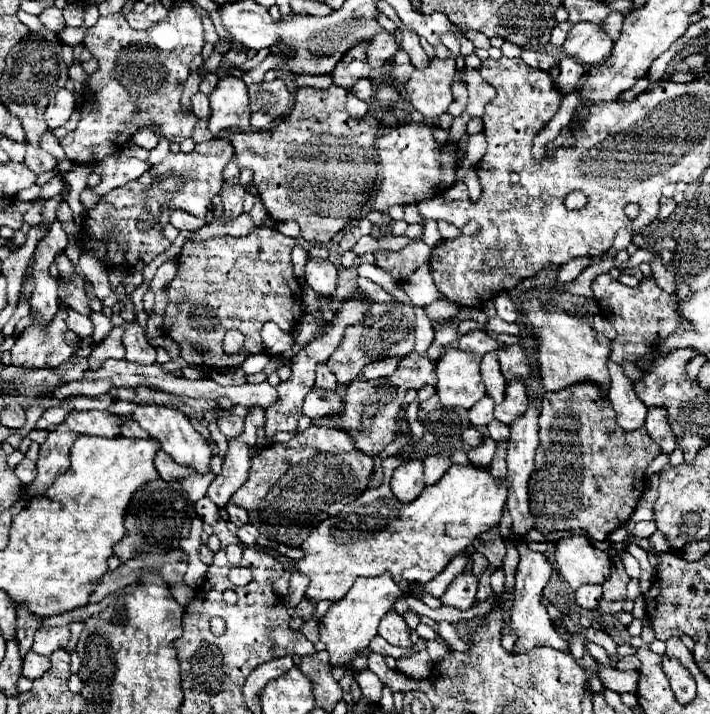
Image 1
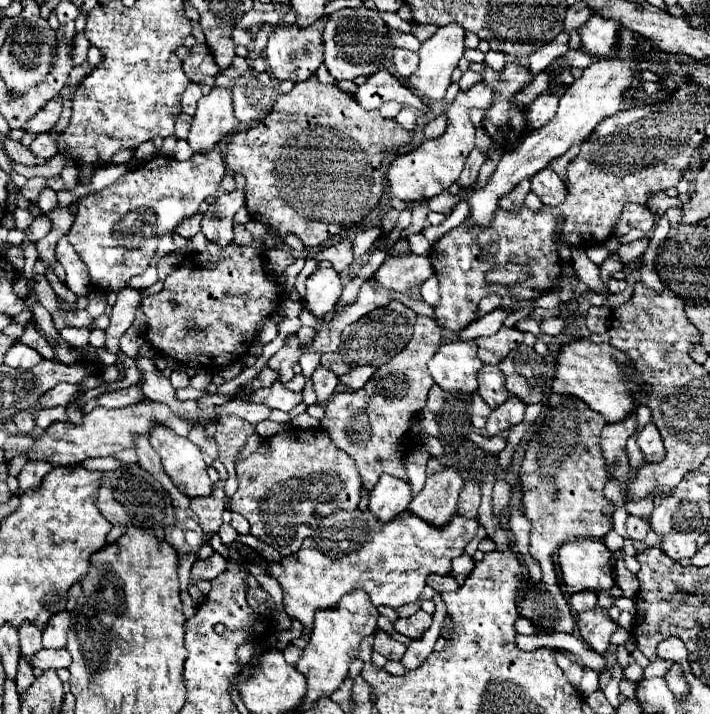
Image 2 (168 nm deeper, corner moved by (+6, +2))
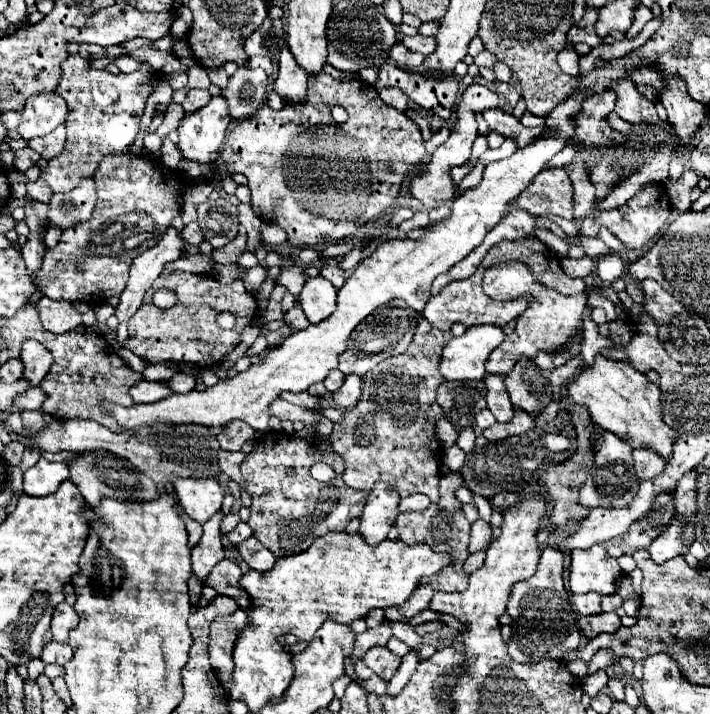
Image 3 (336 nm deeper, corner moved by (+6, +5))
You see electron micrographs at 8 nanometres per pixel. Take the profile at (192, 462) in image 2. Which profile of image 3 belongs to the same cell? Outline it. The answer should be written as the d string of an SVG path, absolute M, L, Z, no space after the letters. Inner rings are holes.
M176 478L174 488L184 512L198 520L206 522L222 506L224 488L216 480L202 478Z

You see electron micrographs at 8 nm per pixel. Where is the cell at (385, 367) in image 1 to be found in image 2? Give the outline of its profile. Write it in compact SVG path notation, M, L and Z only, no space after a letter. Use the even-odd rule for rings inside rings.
M364 365L364 367L356 367L352 369L350 373L346 373L344 377L340 377L340 383L344 387L348 387L348 391L356 391L356 389L362 389L364 383L374 375L374 367L372 365Z

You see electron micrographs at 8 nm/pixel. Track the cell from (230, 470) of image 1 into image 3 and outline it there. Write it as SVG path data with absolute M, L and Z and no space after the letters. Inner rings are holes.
M218 510L210 520L202 524L202 538L192 548L192 570L194 574L204 582L204 578L210 574L210 570L224 558L224 546L222 546L222 534L220 534L220 522L224 514Z

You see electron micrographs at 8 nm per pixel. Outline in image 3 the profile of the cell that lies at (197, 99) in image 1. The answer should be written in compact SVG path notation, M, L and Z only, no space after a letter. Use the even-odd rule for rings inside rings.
M190 90L188 96L186 96L186 100L182 102L182 106L184 106L186 112L196 112L198 108L206 106L210 102L210 98L212 96L210 96L208 90Z

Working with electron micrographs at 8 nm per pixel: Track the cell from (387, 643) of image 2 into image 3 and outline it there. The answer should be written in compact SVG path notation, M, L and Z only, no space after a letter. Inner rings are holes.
M374 646L364 654L364 664L378 676L382 676L384 680L390 680L392 674L398 670L400 666L400 656L396 656L394 652L390 652L386 646Z

